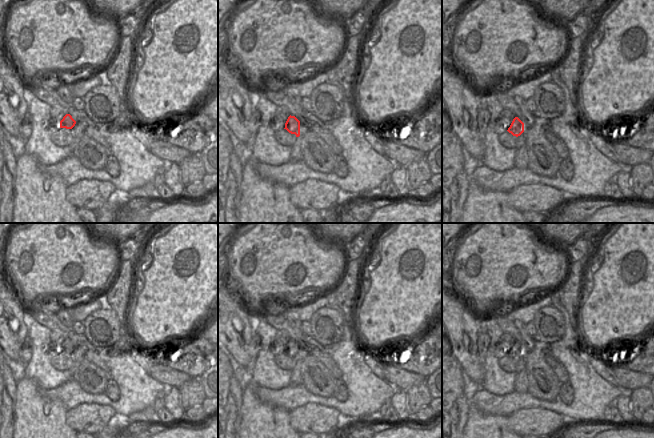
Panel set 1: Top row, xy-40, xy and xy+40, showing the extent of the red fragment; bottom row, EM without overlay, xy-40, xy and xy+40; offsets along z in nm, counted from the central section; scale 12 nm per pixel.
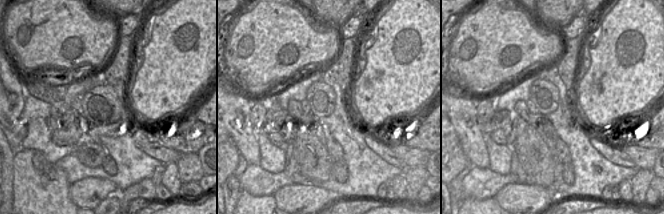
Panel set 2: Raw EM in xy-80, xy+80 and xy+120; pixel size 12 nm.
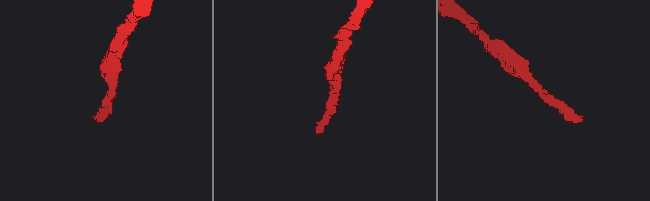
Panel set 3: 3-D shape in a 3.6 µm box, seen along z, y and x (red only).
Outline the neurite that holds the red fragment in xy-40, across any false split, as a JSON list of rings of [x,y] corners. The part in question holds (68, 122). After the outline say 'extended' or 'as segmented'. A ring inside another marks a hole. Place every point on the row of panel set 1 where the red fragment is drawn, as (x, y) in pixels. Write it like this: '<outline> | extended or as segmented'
[[[66,114],[60,121],[60,128],[72,129],[76,124],[76,121],[70,114]]] | as segmented

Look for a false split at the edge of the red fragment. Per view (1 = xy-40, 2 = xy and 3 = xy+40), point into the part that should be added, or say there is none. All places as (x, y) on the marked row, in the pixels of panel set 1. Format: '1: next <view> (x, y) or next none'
1: next none
2: next none
3: next none

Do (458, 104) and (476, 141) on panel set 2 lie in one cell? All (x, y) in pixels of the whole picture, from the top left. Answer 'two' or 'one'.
one

